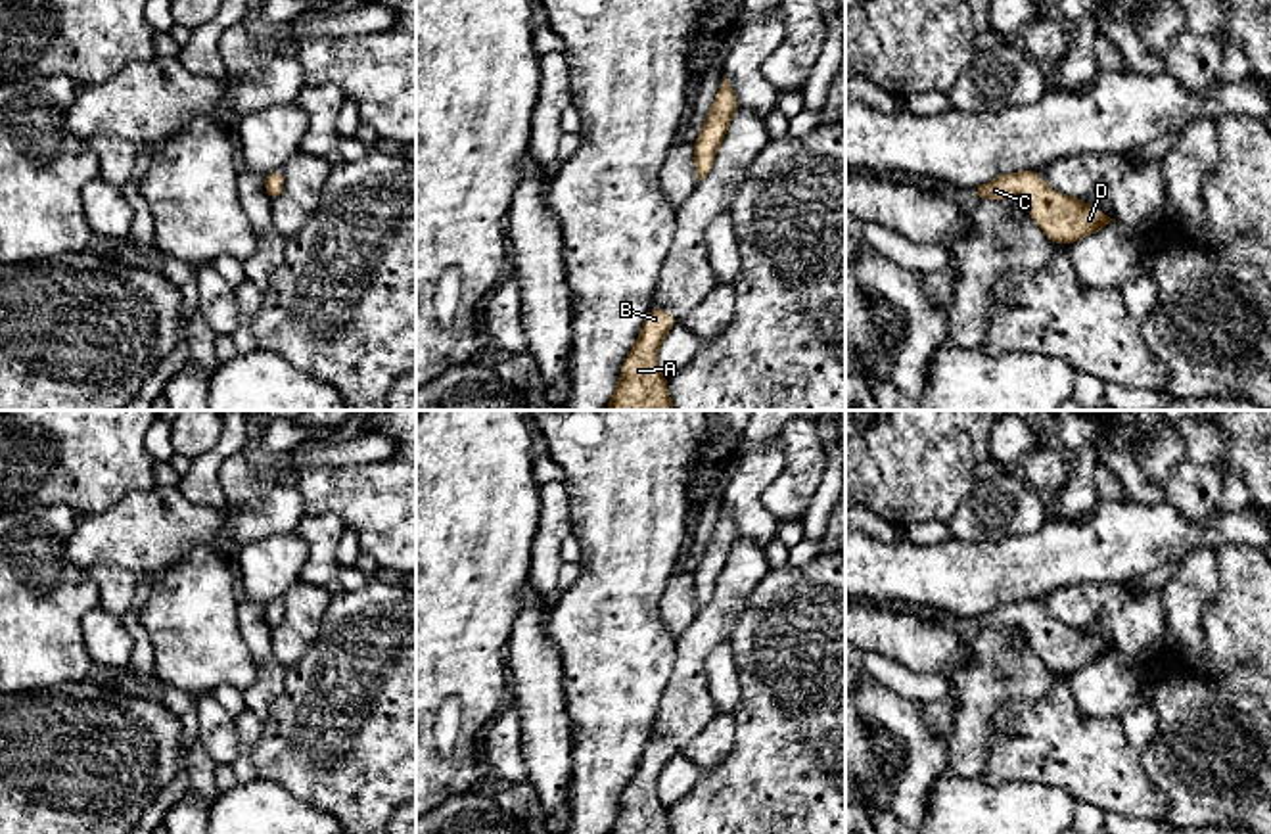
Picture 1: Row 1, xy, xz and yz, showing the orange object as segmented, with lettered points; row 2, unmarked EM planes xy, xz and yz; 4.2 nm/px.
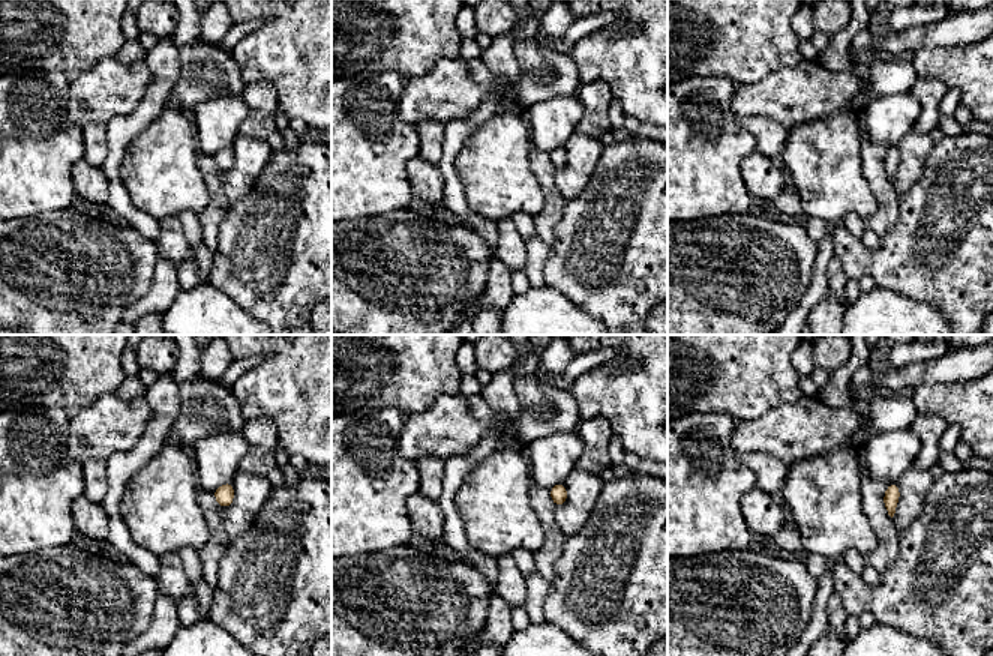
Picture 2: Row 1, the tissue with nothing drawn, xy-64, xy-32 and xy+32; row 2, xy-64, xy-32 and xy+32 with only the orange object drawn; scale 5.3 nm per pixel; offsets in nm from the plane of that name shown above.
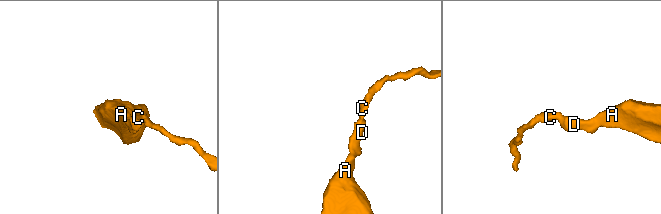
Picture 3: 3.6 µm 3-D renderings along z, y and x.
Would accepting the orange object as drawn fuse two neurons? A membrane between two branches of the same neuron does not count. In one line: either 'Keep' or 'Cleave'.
Keep

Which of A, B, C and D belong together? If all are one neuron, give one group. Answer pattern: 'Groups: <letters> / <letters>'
Groups: A B C D

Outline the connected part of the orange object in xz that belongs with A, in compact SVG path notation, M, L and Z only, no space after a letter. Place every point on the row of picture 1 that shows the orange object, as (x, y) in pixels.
M652 309L646 314L606 410L675 410L667 393L667 378L656 362L658 349L675 324L677 318L663 309Z

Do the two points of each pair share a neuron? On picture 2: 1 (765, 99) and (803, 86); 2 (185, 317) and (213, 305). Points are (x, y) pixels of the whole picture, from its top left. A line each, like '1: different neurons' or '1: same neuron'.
1: same neuron
2: same neuron

